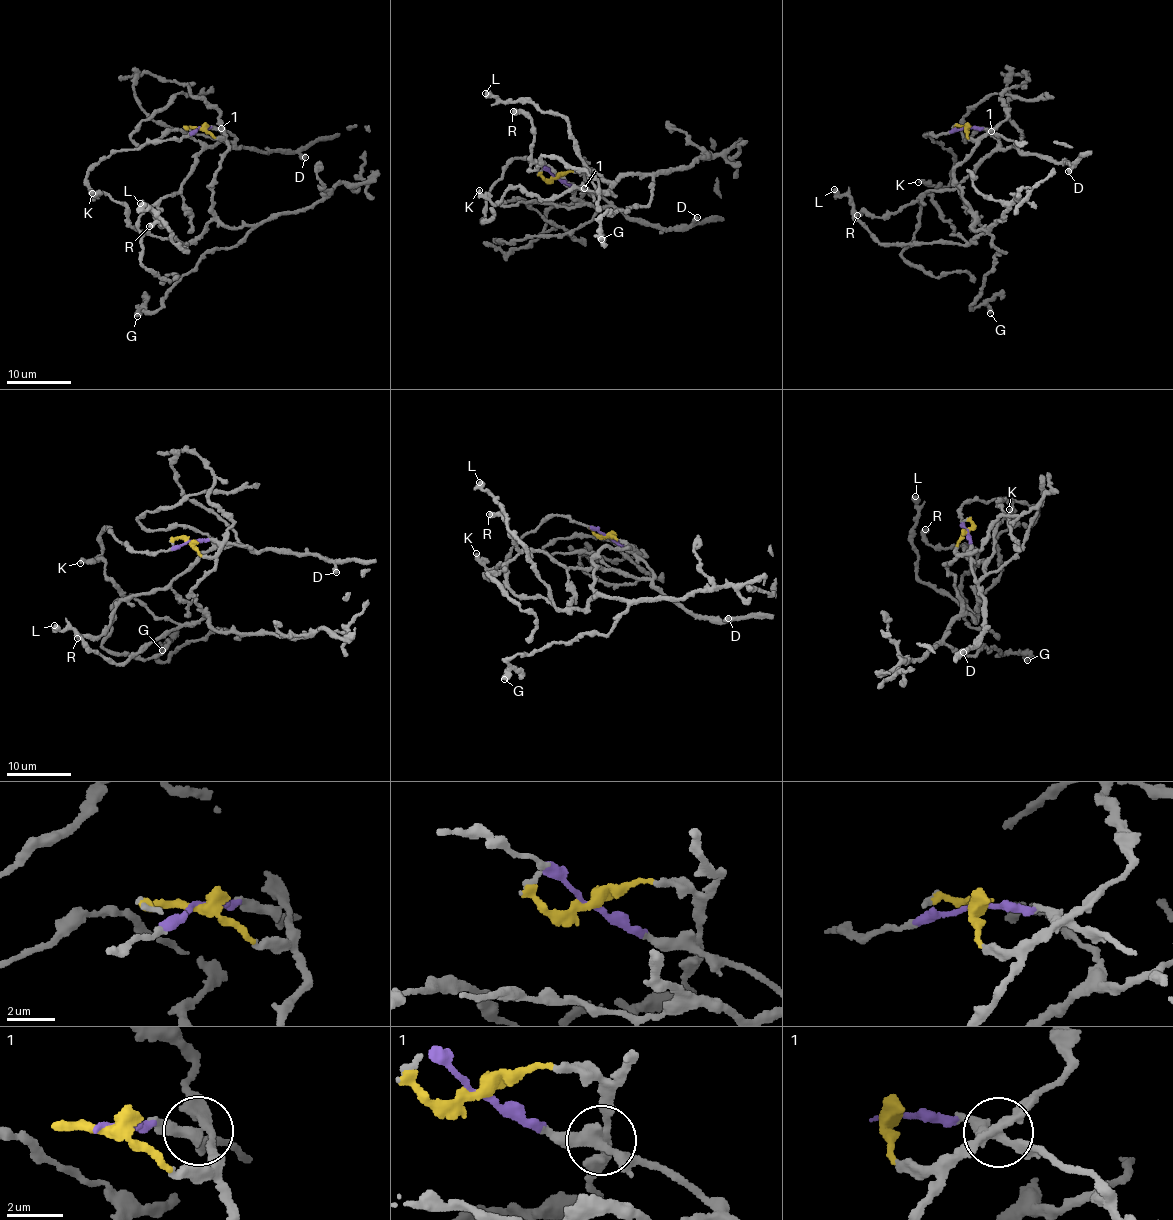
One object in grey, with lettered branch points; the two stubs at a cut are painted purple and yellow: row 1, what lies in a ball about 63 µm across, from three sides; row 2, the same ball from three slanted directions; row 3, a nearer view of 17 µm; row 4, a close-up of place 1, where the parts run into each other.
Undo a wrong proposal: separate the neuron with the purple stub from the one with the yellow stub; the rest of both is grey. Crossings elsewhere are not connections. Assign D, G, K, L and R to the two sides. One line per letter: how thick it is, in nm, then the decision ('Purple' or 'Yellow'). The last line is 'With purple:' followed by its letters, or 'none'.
D: Thickness 480 nm. Purple
G: Thickness 480 nm. Yellow
K: Thickness 360 nm. Yellow
L: Thickness 650 nm. Yellow
R: Thickness 550 nm. Purple
With purple: D, R

